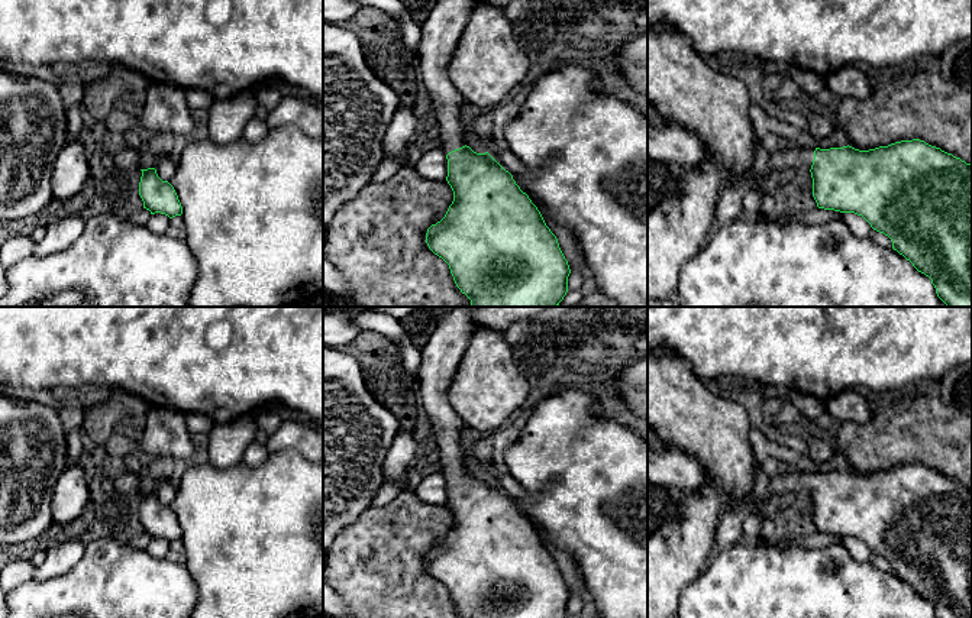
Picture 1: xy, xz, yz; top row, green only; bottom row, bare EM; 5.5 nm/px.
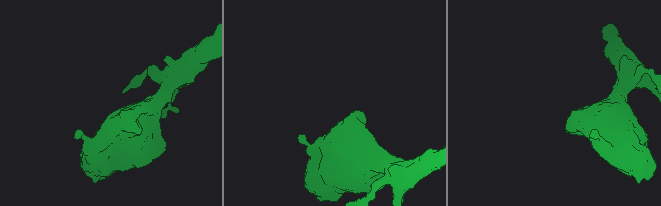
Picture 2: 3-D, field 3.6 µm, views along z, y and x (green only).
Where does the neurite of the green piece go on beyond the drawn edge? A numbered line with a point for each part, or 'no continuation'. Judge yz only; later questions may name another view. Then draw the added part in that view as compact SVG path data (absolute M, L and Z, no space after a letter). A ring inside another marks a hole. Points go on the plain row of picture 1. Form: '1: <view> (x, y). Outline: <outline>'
1: yz (767, 488). Outline: M761 467L755 470L753 488L745 502L750 508L771 509L774 501L787 492L811 494L816 472L798 470L789 475L766 475Z

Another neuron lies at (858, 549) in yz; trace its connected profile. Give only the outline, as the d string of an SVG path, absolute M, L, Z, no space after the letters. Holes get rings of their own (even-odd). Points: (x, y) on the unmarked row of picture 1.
M842 537L840 544L850 553L850 556L860 563L869 563L873 554L871 549L855 537Z

